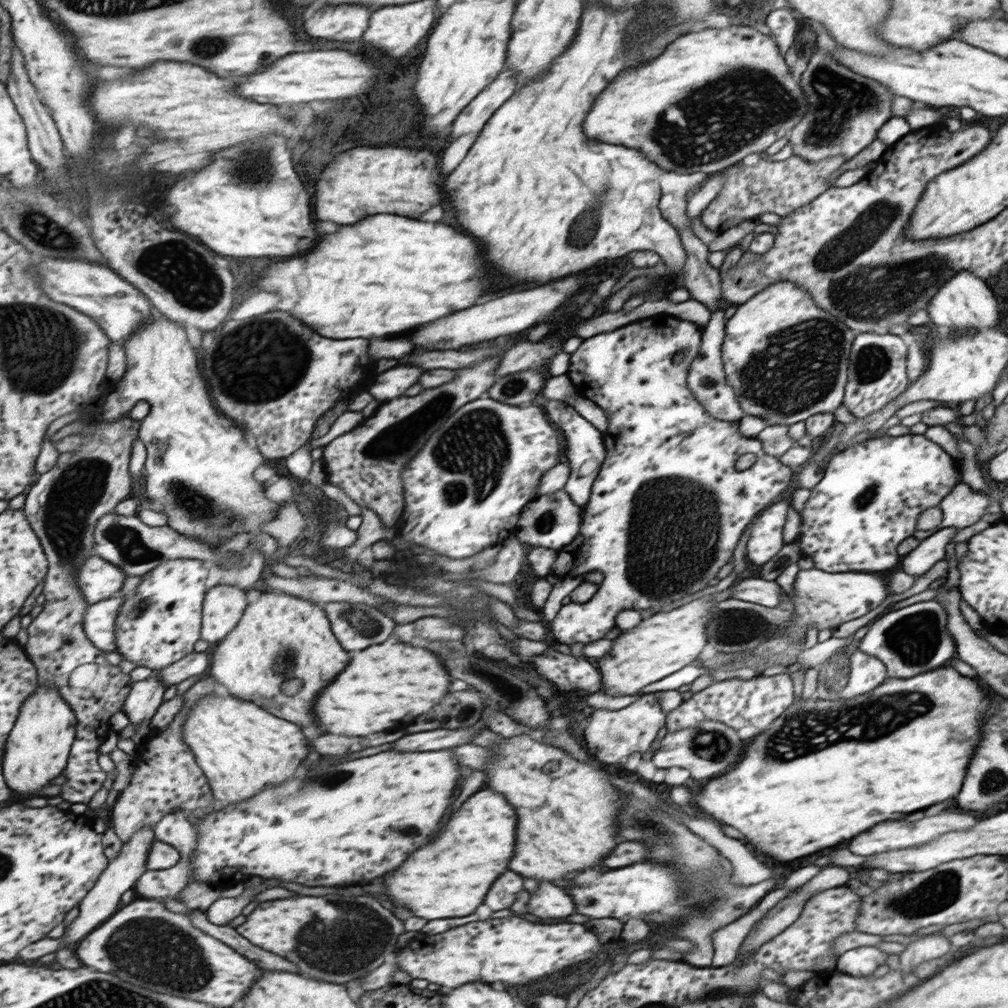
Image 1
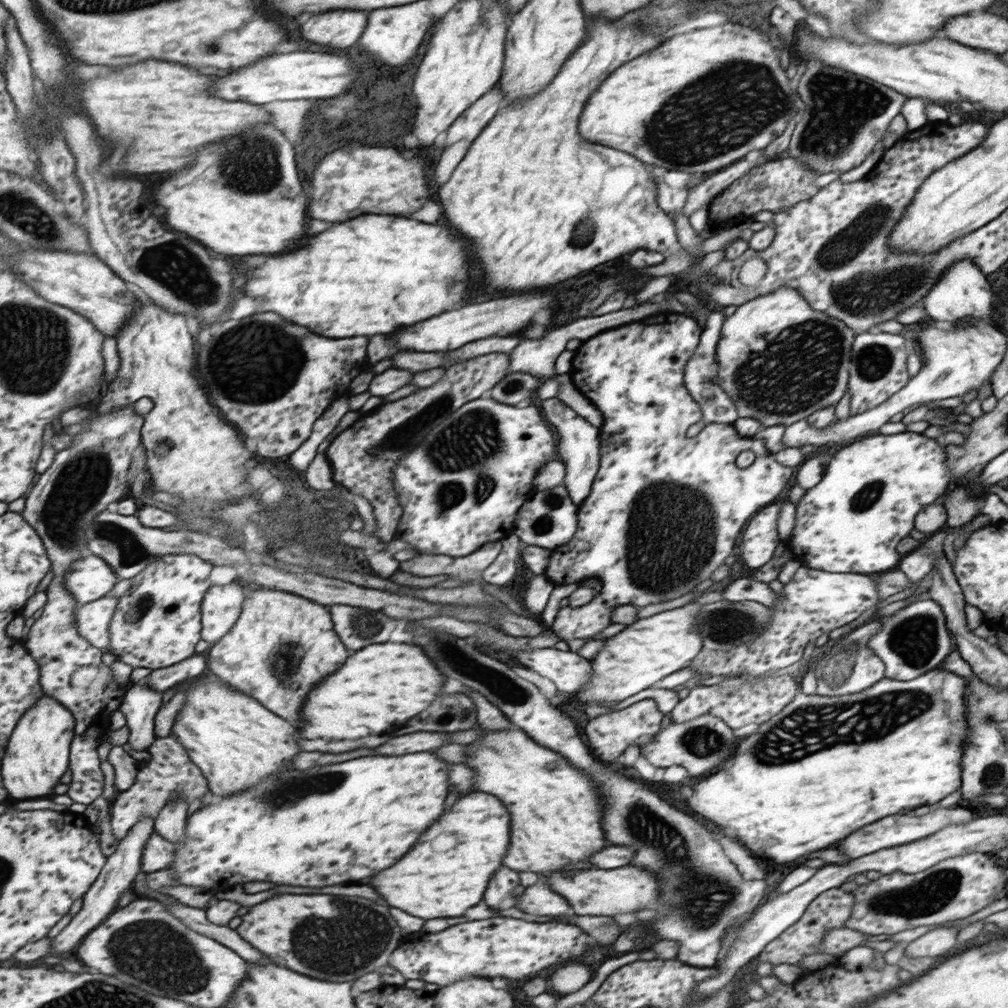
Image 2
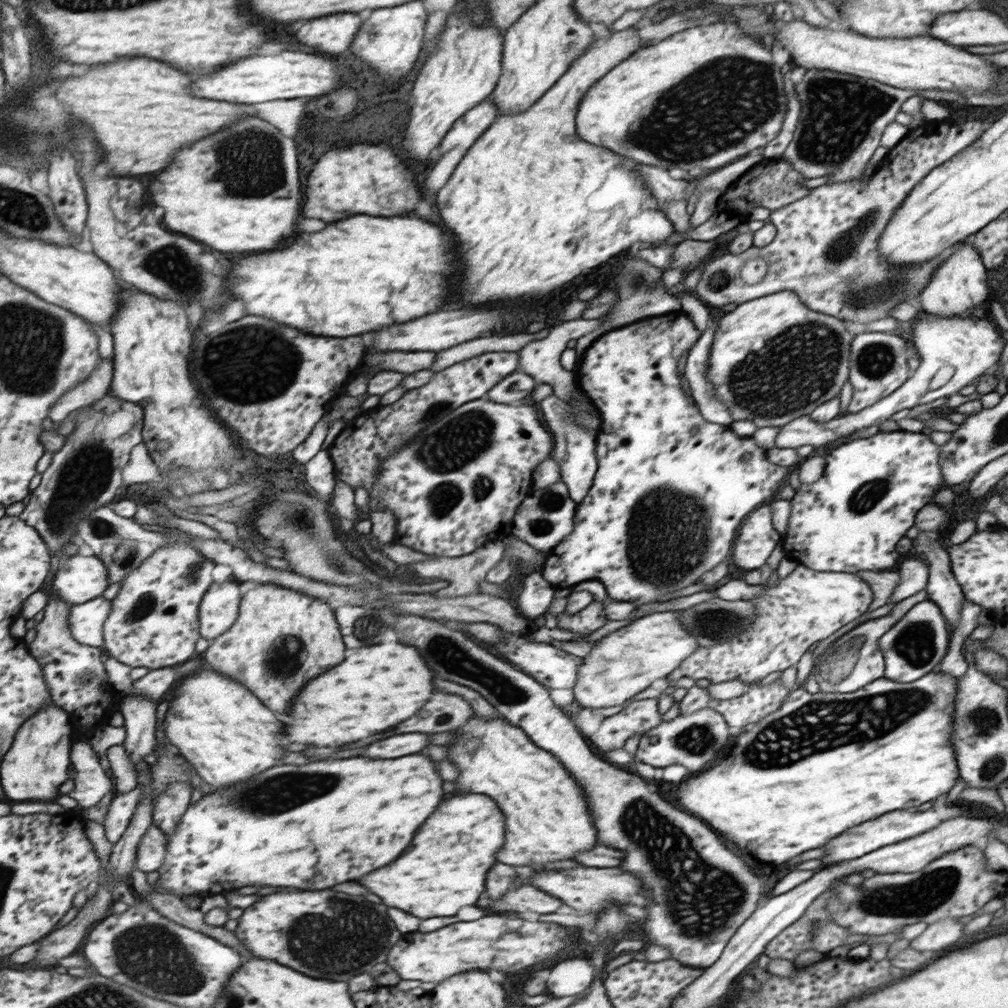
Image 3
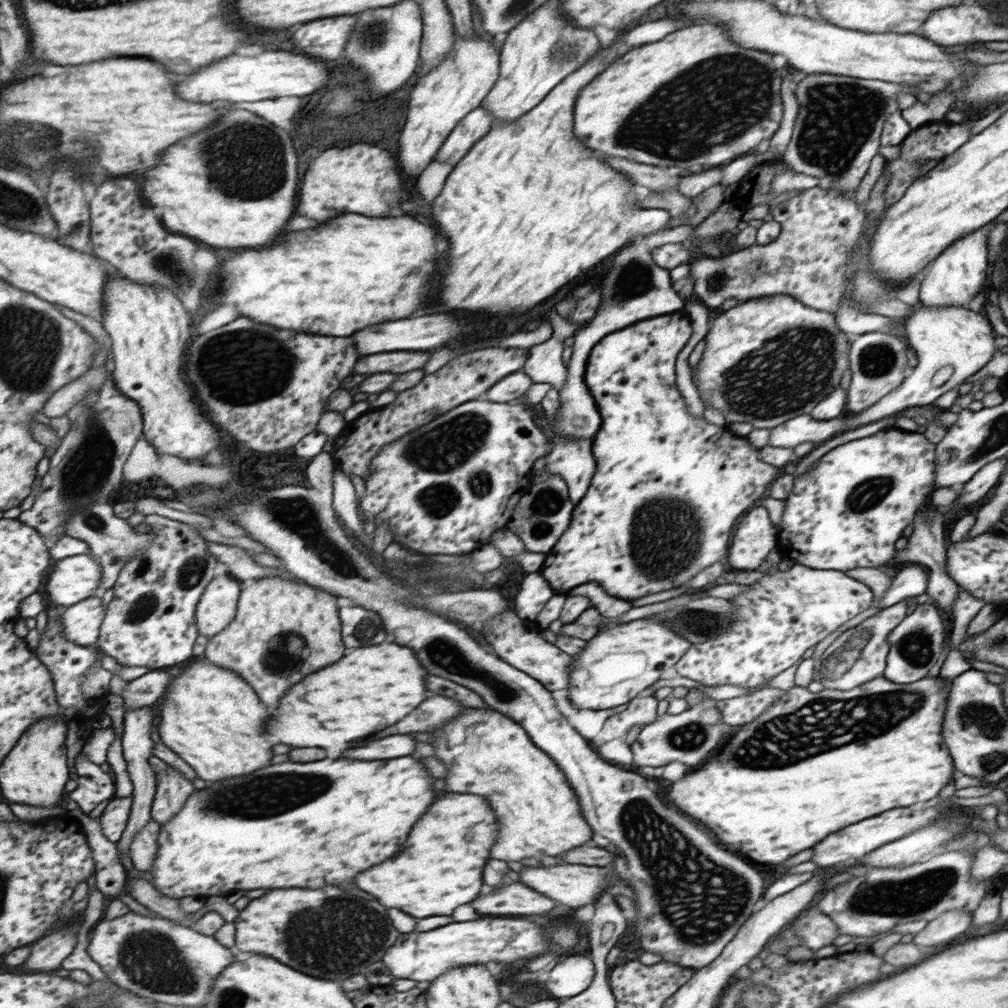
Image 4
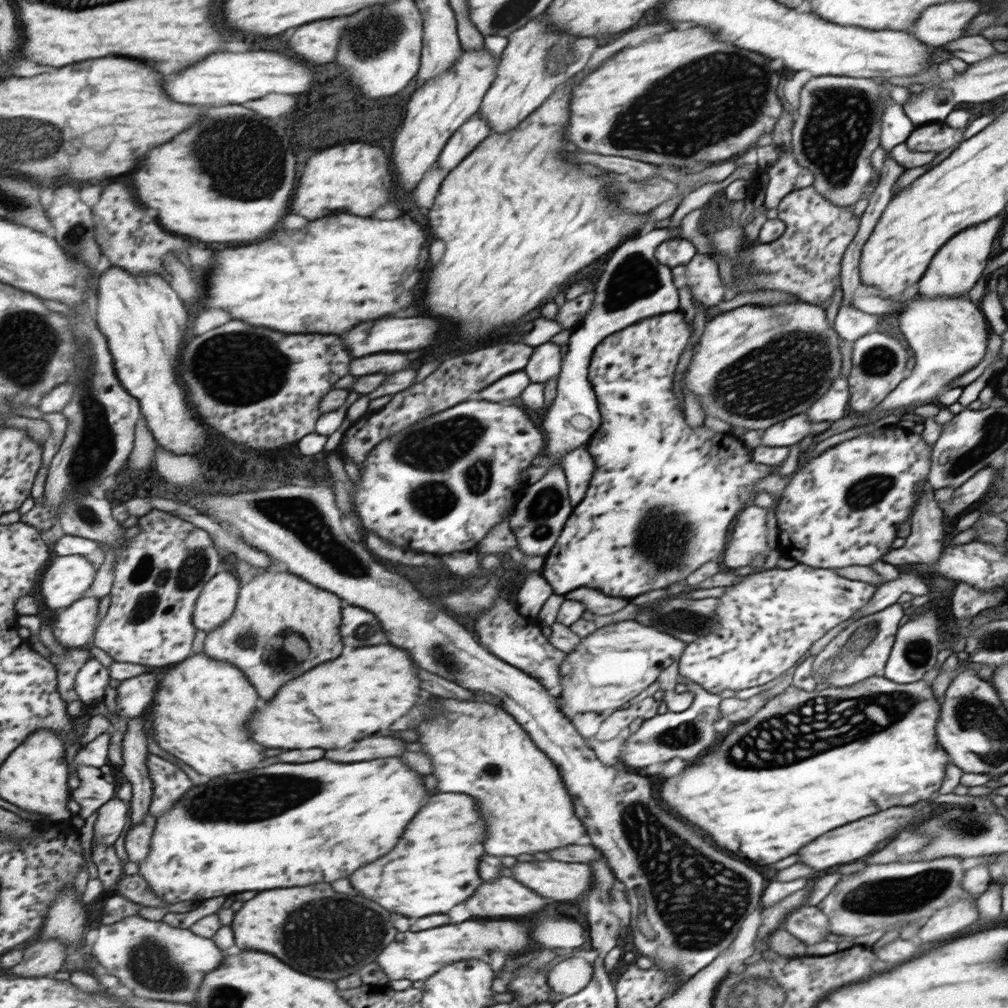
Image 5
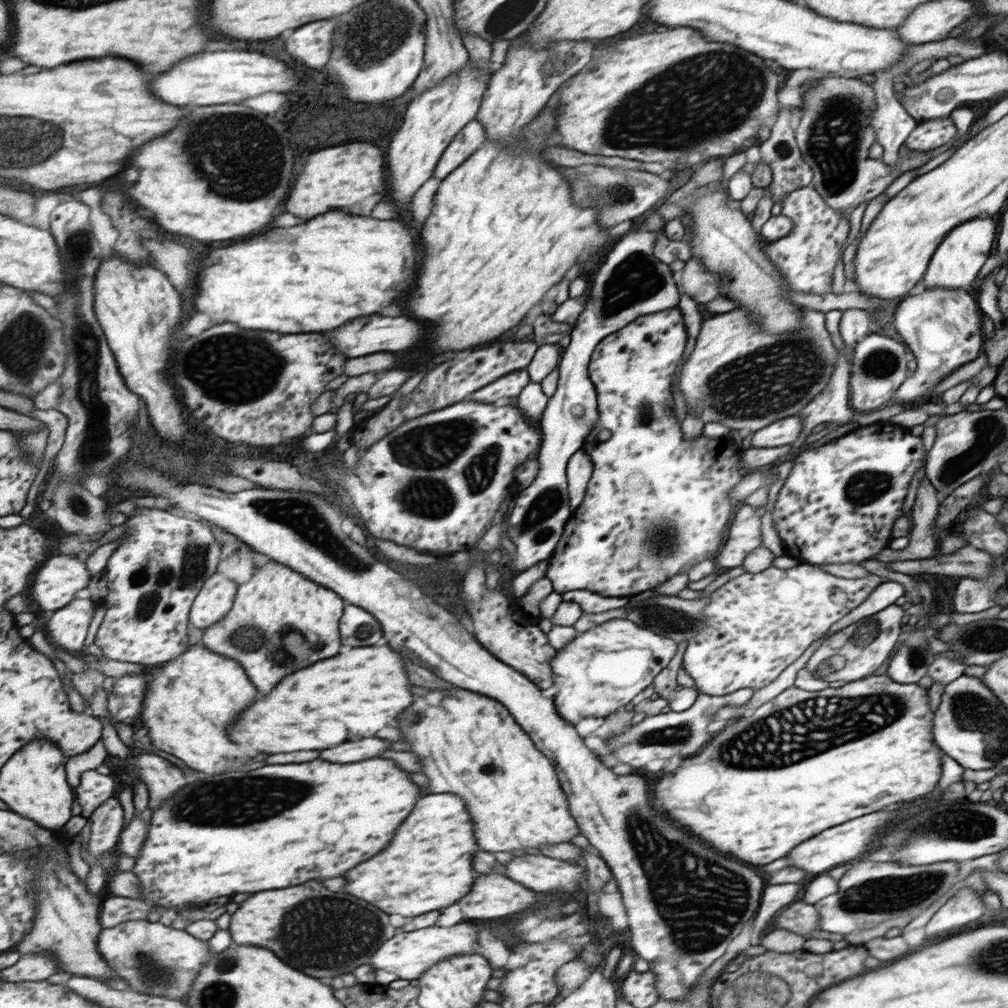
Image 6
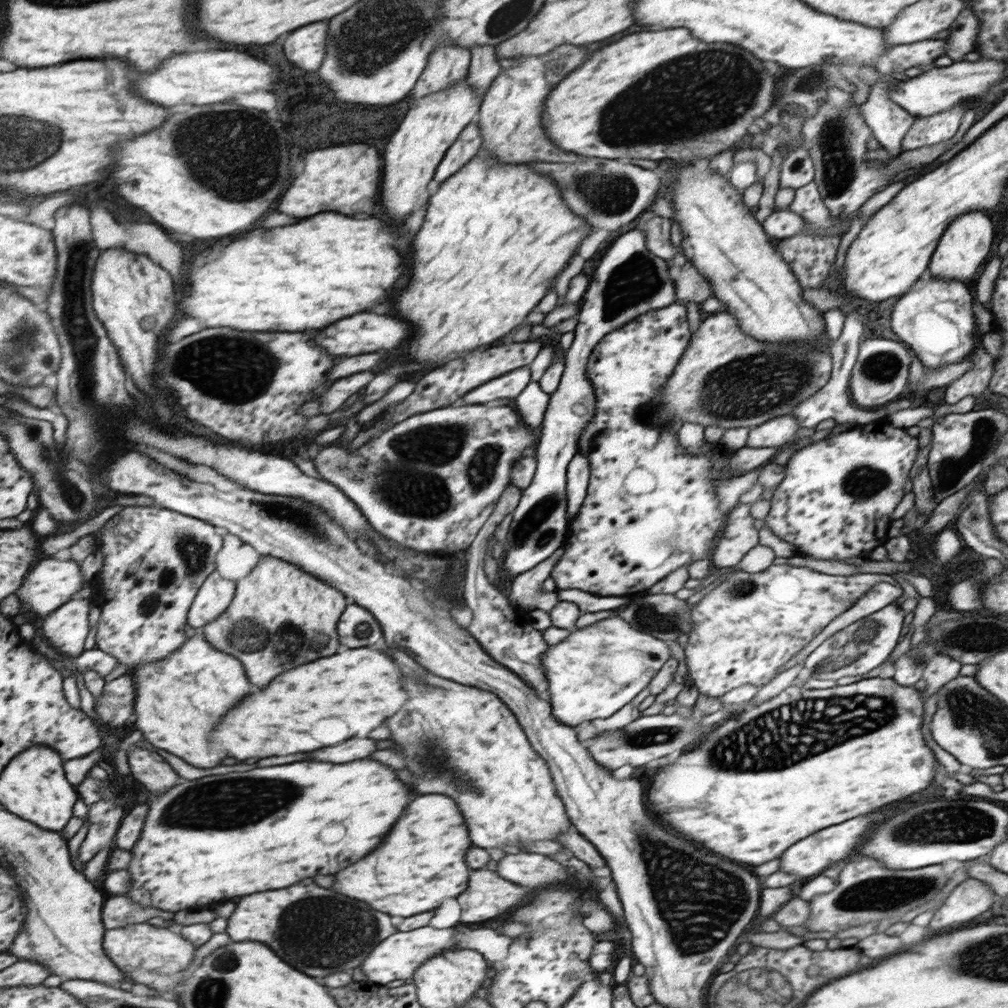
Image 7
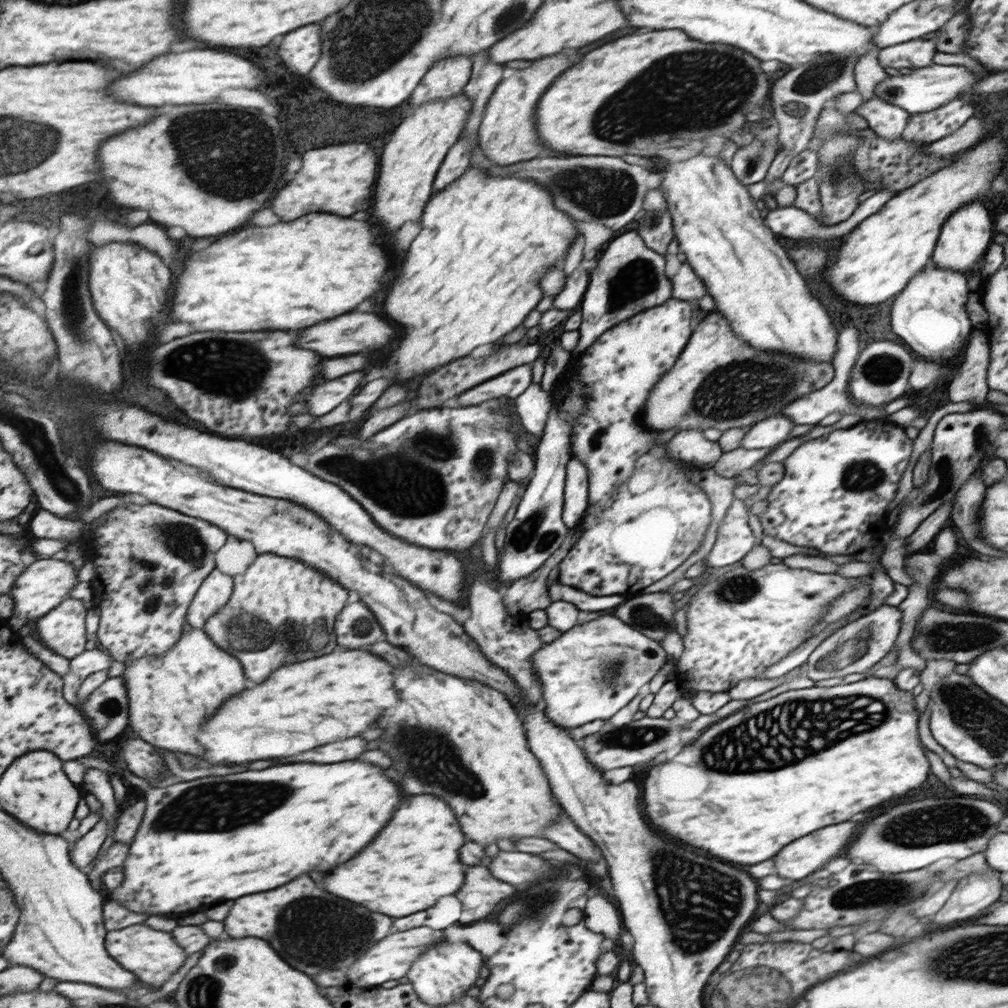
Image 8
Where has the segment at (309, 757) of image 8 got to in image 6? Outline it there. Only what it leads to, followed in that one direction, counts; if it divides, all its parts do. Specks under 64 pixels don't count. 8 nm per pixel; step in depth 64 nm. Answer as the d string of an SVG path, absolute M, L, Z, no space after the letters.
M361 738L355 742L345 742L337 748L323 750L321 758L329 760L329 762L357 762L357 760L373 758L379 752L383 752L385 748L387 748L387 744L379 738Z

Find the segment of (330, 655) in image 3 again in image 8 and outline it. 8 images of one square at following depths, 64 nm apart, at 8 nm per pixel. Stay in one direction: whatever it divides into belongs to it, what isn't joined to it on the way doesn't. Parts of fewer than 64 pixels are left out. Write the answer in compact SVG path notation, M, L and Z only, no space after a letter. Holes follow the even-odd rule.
M263 553L245 573L234 576L234 582L232 600L209 618L204 629L223 650L245 662L247 678L253 676L253 682L265 682L277 666L297 662L293 660L297 650L307 650L303 654L307 658L335 650L335 618L353 598L339 581L299 559ZM261 618L277 630L277 638L273 638L271 628Z

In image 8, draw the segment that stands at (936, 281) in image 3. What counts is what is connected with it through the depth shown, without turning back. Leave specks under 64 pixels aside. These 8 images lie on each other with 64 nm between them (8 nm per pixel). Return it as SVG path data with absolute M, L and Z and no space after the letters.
M969 201L969 204L961 205L957 212L953 212L952 216L945 220L931 262L943 269L953 269L959 273L969 272L973 270L977 258L981 258L981 254L985 252L989 240L991 240L991 218L983 206L983 201Z

